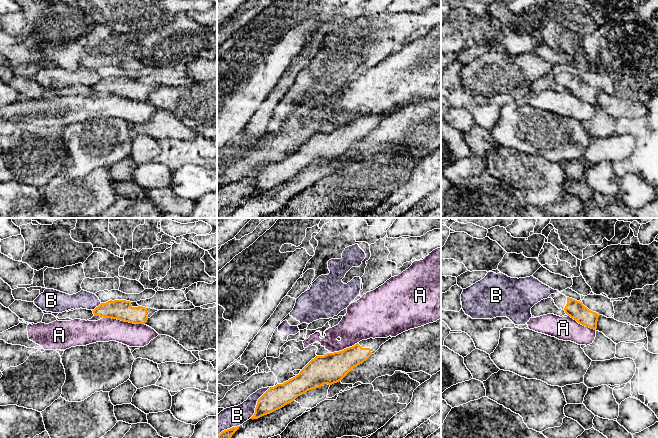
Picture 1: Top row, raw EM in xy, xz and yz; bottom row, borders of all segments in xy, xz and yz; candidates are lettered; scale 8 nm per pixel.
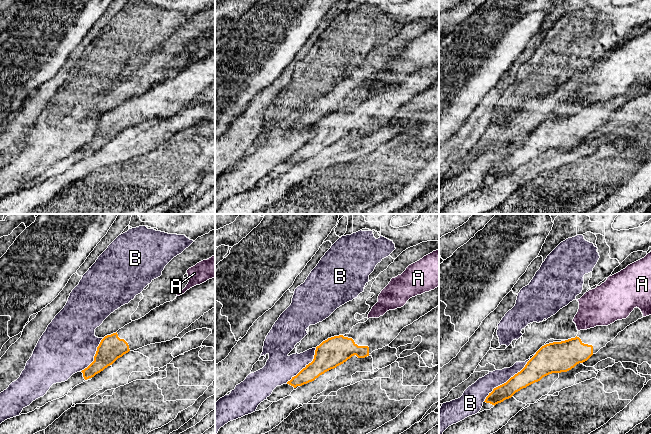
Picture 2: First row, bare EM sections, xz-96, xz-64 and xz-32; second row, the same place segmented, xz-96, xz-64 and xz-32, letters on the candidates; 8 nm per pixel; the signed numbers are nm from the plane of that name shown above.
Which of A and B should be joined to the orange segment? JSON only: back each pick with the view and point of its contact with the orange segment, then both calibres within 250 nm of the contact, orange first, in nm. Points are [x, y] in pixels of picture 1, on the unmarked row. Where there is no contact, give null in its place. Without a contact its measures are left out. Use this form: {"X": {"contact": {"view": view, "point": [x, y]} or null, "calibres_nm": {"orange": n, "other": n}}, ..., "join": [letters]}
{"join": []}

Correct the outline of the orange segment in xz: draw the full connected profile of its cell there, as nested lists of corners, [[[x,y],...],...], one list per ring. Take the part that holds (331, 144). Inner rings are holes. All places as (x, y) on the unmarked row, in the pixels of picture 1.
[[[370,114],[342,127],[316,132],[298,151],[283,160],[270,163],[258,175],[255,189],[250,195],[270,190],[309,166],[341,157],[354,143],[366,137],[391,114]]]

